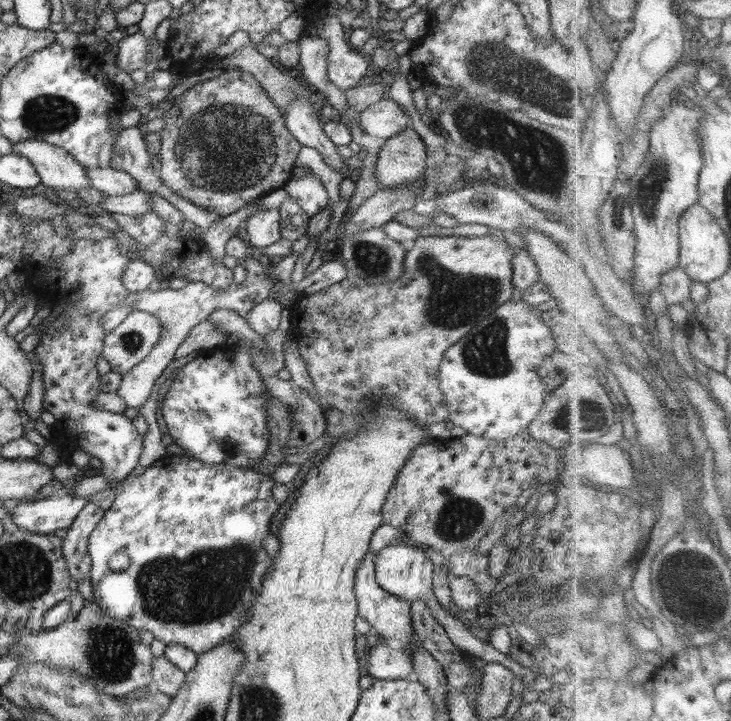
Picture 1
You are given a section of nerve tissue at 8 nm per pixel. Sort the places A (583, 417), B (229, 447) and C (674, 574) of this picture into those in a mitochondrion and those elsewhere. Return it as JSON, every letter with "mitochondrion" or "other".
{"A":"mitochondrion","B":"mitochondrion","C":"mitochondrion"}

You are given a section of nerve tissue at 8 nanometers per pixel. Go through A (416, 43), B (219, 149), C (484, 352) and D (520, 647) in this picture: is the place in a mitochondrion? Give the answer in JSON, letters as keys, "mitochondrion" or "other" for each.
{"A":"other","B":"mitochondrion","C":"mitochondrion","D":"other"}

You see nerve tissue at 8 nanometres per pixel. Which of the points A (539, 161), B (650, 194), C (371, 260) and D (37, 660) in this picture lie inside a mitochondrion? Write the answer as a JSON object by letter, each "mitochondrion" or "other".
{"A":"mitochondrion","B":"mitochondrion","C":"mitochondrion","D":"other"}

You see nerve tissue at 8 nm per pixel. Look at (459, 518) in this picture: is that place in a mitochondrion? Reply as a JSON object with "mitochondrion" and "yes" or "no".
{"mitochondrion":"yes"}

